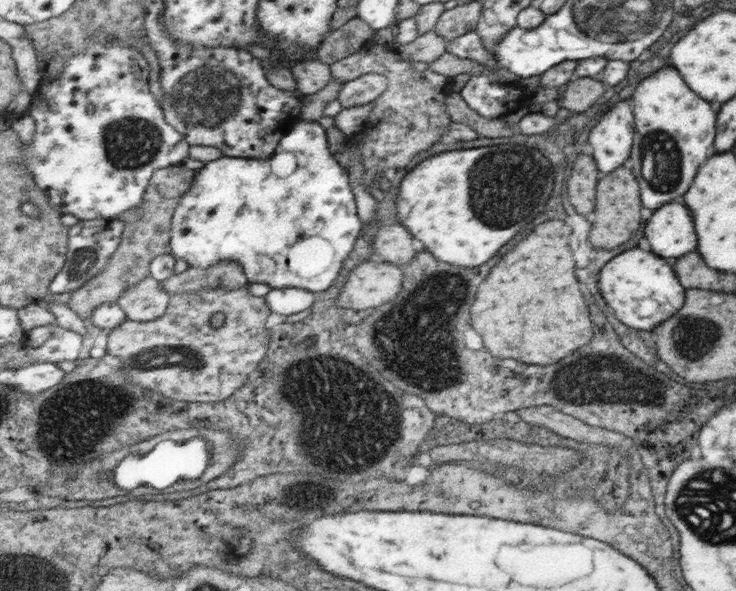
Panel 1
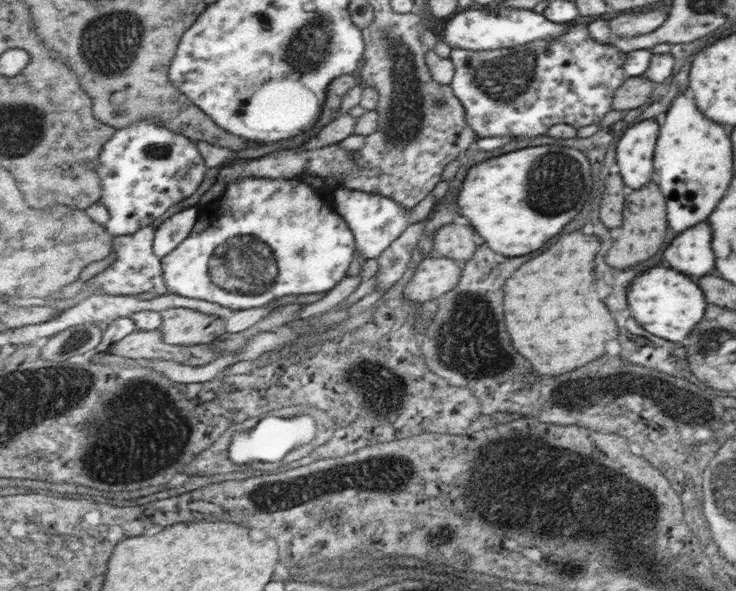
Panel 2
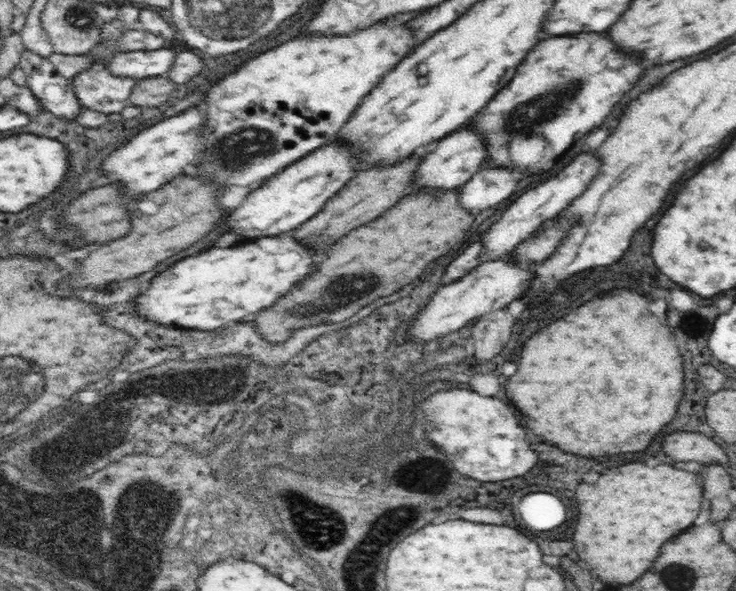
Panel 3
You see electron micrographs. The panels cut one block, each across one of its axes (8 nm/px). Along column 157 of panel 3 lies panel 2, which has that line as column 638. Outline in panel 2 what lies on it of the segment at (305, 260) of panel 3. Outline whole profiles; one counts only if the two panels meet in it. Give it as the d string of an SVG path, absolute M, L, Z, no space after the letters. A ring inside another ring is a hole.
M708 222L694 224L692 228L678 233L677 236L678 238L674 238L670 242L670 248L666 248L664 251L664 258L666 258L668 266L674 270L652 268L652 270L640 274L640 278L634 280L634 284L630 284L628 304L630 304L630 310L634 312L634 318L638 320L644 330L662 339L684 343L688 340L688 332L692 332L694 326L704 318L704 308L706 308L702 290L688 276L702 278L702 276L710 274L714 270L716 260L712 256L714 254L712 246L710 246L712 230L710 230Z

